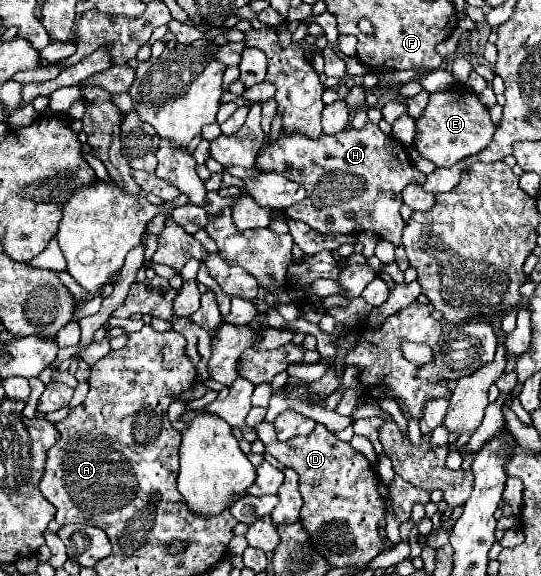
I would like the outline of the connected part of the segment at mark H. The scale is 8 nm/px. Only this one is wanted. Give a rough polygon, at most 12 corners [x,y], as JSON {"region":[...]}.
{"region":[[378,125],[278,135],[256,157],[306,189],[312,229],[400,241],[402,189],[424,183]]}

